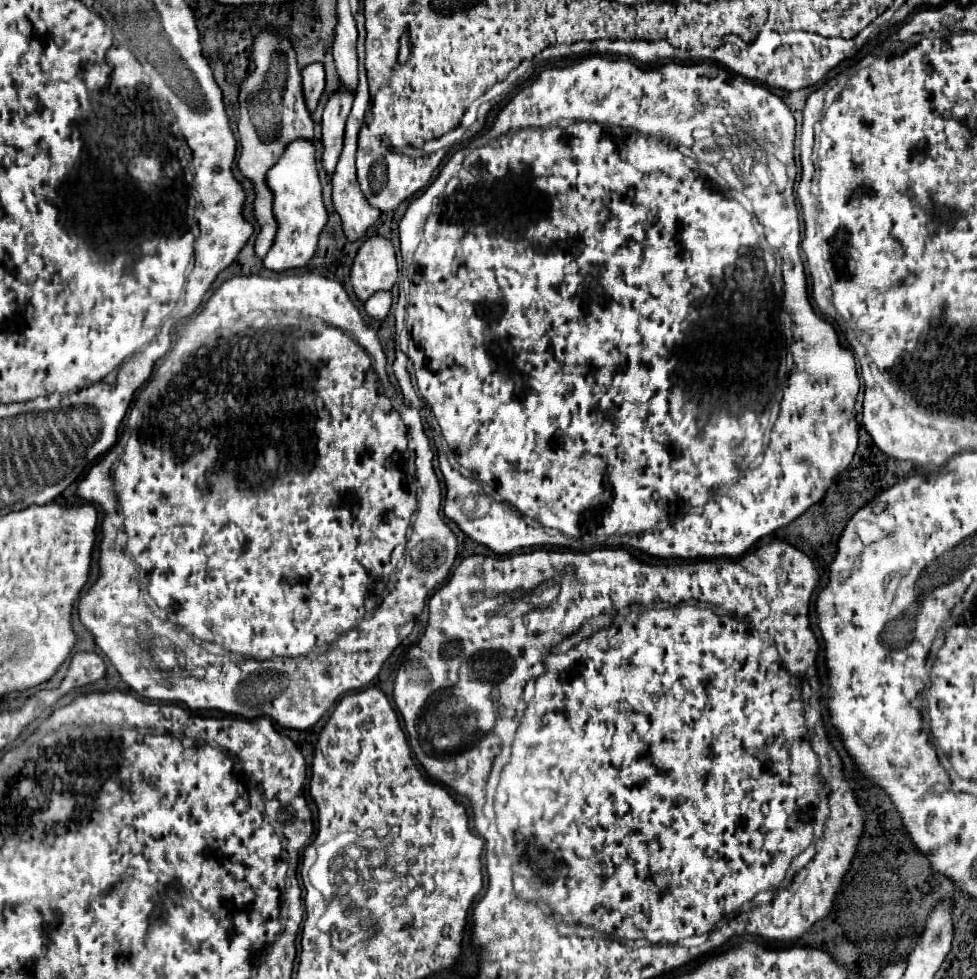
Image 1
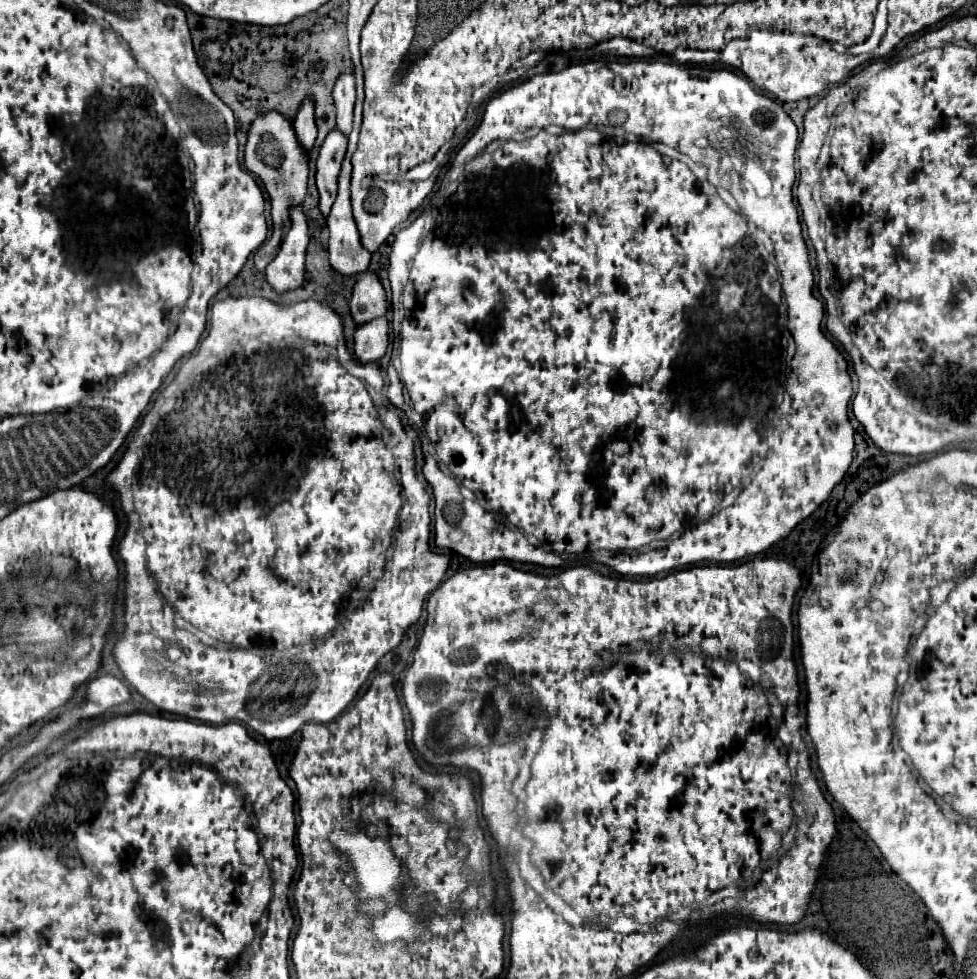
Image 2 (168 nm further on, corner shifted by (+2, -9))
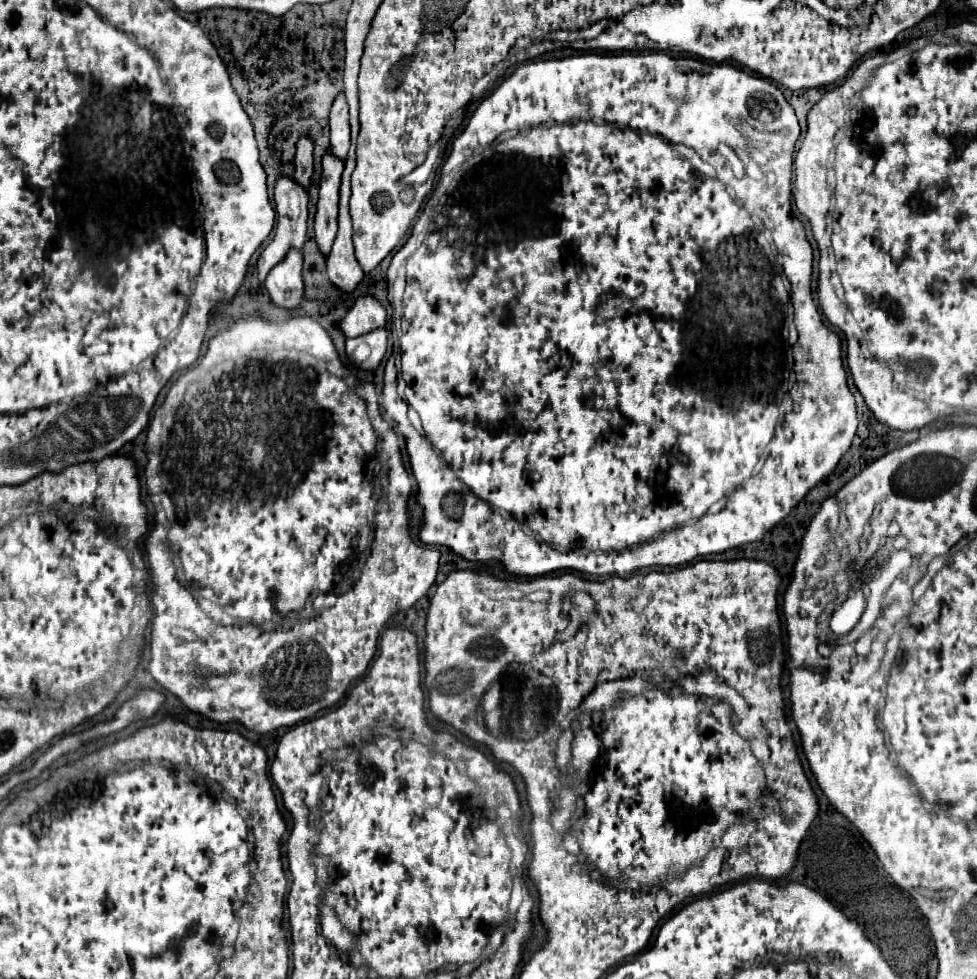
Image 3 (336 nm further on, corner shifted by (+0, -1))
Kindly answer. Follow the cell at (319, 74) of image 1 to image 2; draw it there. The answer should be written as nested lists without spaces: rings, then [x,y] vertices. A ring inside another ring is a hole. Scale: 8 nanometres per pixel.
[[[305,100],[297,112],[297,118],[293,122],[295,134],[297,134],[297,142],[305,152],[311,152],[315,138],[317,138],[317,126],[315,126],[315,118],[313,118],[313,102]]]

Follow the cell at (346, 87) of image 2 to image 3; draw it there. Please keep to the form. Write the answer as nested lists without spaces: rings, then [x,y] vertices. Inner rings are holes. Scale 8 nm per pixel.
[[[343,92],[333,102],[331,114],[329,114],[329,126],[331,126],[331,152],[339,156],[341,160],[347,158],[349,150],[349,108],[347,108],[347,98]]]

